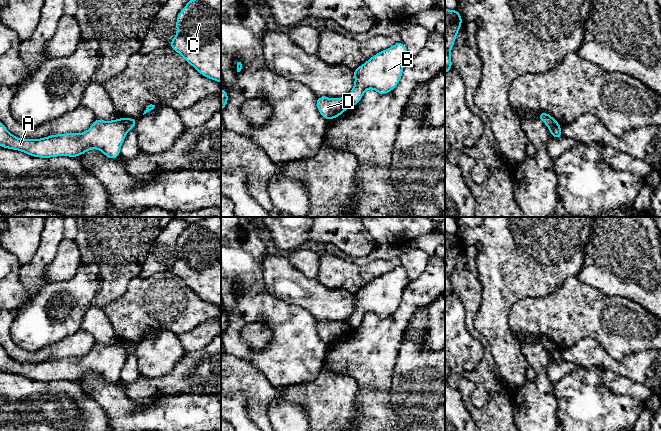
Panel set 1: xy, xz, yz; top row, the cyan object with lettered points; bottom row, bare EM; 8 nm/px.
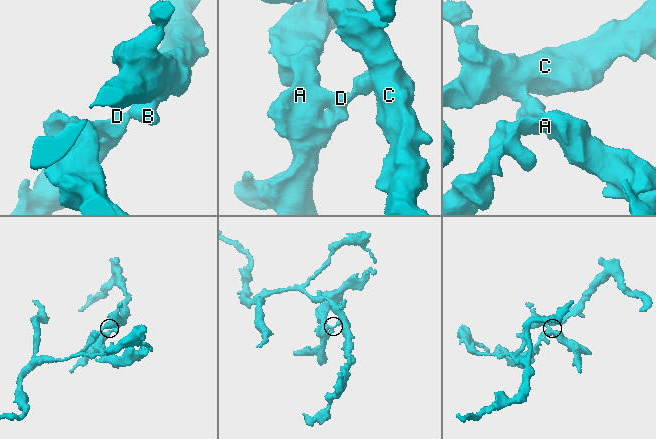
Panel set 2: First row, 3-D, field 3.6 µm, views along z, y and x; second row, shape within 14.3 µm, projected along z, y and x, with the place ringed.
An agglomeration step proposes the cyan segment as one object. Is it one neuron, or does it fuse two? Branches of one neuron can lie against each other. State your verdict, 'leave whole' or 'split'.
split

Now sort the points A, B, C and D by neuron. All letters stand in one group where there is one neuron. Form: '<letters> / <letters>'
A D / B C

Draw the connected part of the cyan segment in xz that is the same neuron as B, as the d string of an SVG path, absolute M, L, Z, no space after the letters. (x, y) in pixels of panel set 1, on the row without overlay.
M399 266L353 294L354 310L346 321L351 329L356 330L360 326L366 313L374 313L381 319L391 316L399 308L409 282L407 271Z

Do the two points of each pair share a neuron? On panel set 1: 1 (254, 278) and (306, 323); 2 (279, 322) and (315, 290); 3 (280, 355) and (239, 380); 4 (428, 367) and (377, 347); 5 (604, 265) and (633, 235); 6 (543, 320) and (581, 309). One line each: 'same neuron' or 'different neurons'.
1: same neuron
2: different neurons
3: different neurons
4: different neurons
5: same neuron
6: same neuron

